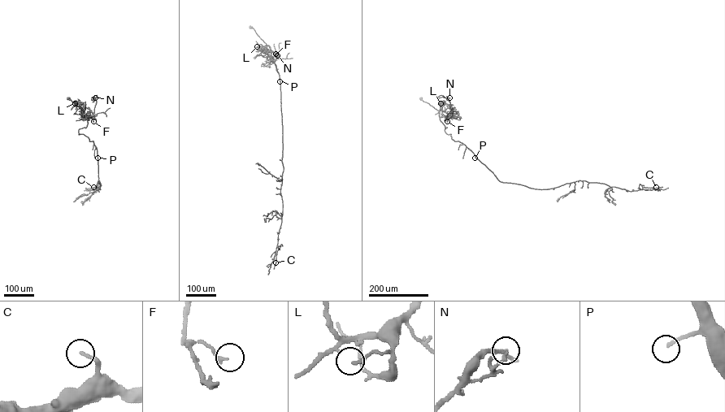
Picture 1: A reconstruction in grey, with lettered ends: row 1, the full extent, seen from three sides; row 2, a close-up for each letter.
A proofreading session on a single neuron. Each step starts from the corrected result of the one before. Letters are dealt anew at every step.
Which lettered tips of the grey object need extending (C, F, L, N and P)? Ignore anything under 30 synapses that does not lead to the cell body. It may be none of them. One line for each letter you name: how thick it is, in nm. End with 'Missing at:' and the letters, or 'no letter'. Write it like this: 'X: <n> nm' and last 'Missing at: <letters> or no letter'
P: 150 nm
Missing at: P

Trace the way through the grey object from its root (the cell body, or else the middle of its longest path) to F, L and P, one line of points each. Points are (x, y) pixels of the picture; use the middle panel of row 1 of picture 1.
F: (250, 27), (275, 54)
L: (250, 27), (266, 48), (257, 46)
P: (250, 27), (269, 46), (266, 53), (261, 50), (261, 54), (271, 58), (280, 81)

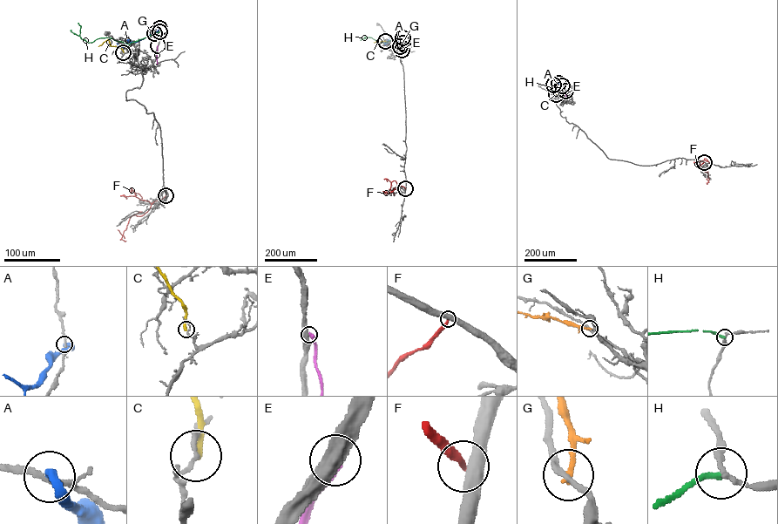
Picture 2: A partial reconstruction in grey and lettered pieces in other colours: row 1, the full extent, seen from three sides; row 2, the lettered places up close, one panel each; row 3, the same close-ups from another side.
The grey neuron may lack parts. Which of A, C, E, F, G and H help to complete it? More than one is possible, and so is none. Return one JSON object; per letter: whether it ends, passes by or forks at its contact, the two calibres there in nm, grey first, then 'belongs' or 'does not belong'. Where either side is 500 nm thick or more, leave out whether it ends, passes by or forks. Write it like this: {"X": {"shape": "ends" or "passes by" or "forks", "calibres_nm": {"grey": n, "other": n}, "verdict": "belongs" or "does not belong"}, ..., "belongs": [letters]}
{"A": {"shape": "ends", "calibres_nm": {"grey": 170, "other": 340}, "verdict": "does not belong"}, "C": {"shape": "ends", "calibres_nm": {"grey": 140, "other": 260}, "verdict": "does not belong"}, "E": {"calibres_nm": {"grey": 500, "other": 380}, "verdict": "does not belong"}, "F": {"shape": "ends", "calibres_nm": {"grey": 480, "other": 200}, "verdict": "does not belong"}, "G": {"shape": "ends", "calibres_nm": {"grey": 220, "other": 240}, "verdict": "does not belong"}, "H": {"shape": "ends", "calibres_nm": {"grey": 190, "other": 220}, "verdict": "does not belong"}, "belongs": []}

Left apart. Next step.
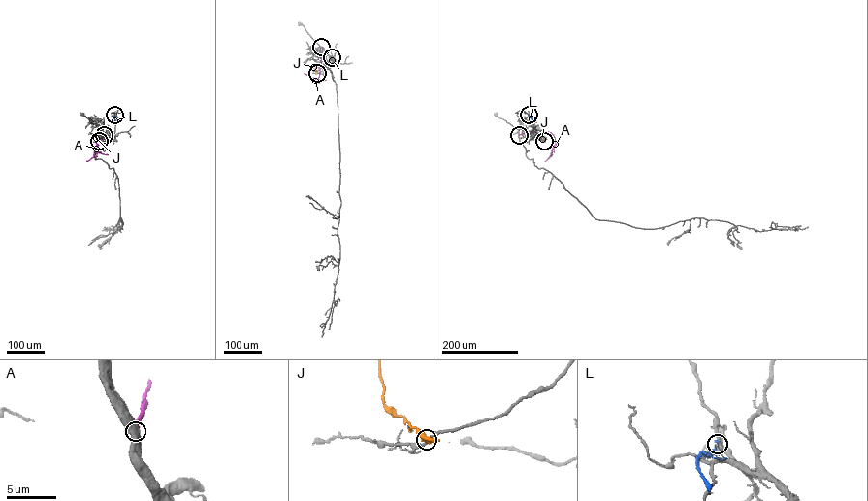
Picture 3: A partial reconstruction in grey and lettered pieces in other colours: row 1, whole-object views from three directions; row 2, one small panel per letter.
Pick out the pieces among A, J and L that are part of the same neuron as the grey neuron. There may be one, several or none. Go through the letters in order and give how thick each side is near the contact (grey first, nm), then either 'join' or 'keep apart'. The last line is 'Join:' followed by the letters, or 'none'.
A: 600 nm thick on the grey side, 280 nm on the other; keep apart
J: 220 nm thick on the grey side, 480 nm on the other; keep apart
L: 300 nm thick on the grey side, 260 nm on the other; keep apart
Join: none

